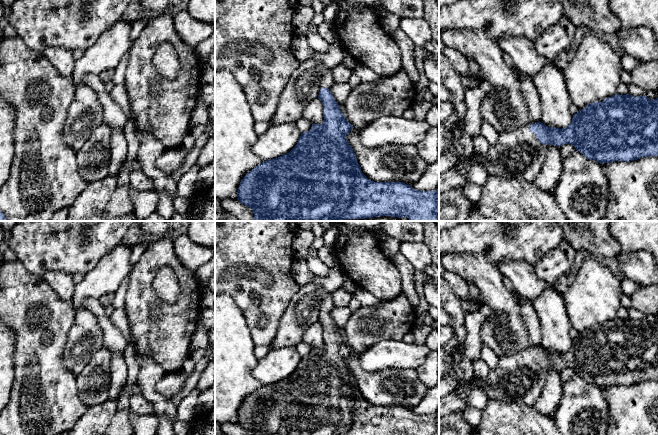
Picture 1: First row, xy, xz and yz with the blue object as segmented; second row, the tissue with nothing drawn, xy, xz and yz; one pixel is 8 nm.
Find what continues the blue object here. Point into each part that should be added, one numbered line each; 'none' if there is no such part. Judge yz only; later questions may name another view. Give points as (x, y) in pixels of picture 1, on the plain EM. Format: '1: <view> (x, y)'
1: yz (517, 378)

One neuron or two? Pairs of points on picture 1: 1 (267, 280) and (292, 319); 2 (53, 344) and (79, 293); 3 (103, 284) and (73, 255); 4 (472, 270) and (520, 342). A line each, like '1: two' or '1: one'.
1: two
2: two
3: two
4: one

